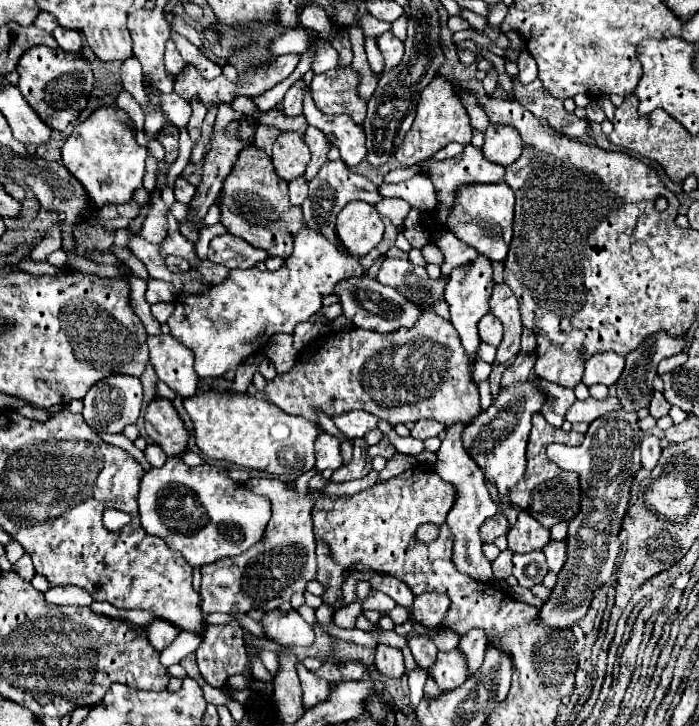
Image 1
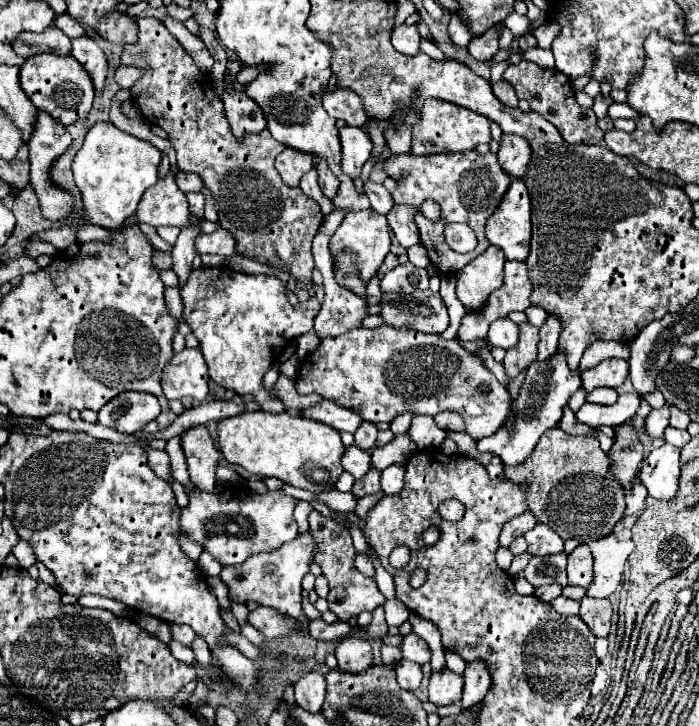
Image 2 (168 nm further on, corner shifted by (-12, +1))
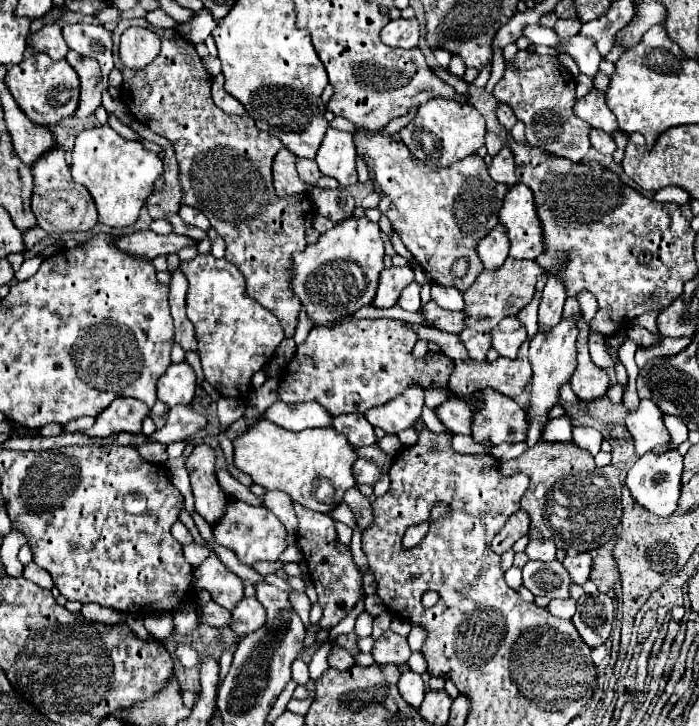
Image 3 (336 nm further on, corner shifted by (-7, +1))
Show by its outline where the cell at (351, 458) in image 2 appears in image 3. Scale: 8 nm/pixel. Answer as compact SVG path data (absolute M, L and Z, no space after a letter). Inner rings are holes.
M359 458L353 466L353 474L355 474L355 480L359 484L375 484L379 480L379 466L375 466L375 462L371 460L365 460L365 458Z

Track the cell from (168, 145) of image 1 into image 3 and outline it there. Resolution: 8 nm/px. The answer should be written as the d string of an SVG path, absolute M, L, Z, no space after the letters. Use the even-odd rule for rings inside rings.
M145 18L119 20L117 28L113 30L113 58L115 58L115 68L119 68L123 74L121 100L125 102L125 106L131 110L131 114L139 122L149 126L155 134L165 136L175 148L175 156L177 156L177 164L179 164L179 186L183 192L181 204L199 208L209 218L213 230L227 244L225 260L231 262L233 266L237 266L239 272L245 276L247 294L255 302L259 302L261 306L271 310L279 318L279 322L285 330L285 338L291 338L295 334L297 316L301 312L301 302L299 302L299 298L295 298L295 294L289 288L289 272L287 270L291 266L291 254L297 250L303 252L307 246L305 222L307 224L311 222L313 210L311 210L309 198L305 194L293 194L293 196L285 196L285 198L275 196L273 178L271 178L271 162L283 144L273 134L261 132L247 114L231 116L213 104L211 76L205 70L203 60L195 52L195 46L189 44L177 30L155 28L155 26L147 24ZM129 26L149 28L161 38L159 56L141 70L127 68L119 58L119 36Z

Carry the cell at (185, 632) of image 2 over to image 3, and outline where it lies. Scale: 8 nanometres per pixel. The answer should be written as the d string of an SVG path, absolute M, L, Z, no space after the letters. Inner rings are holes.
M171 614L147 616L147 618L145 618L145 628L147 628L147 632L149 632L153 638L165 640L165 638L173 632L173 618L171 618Z

